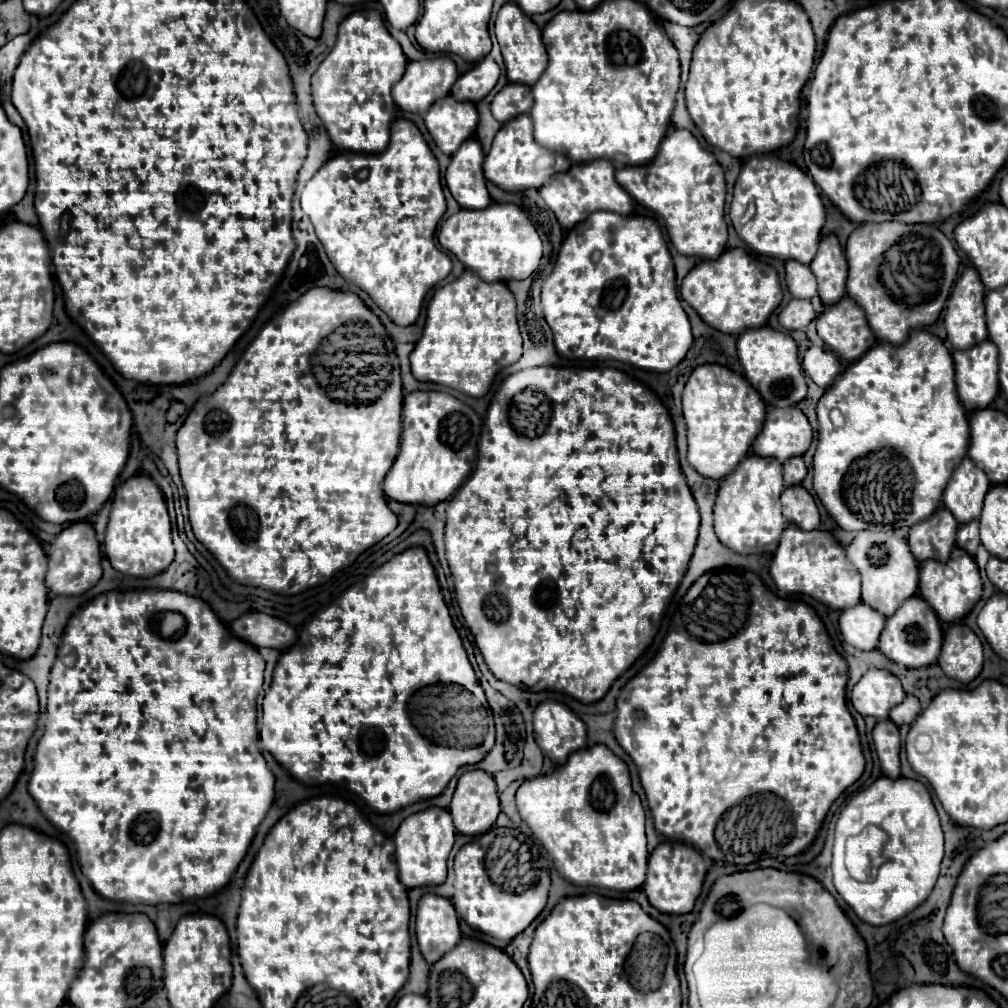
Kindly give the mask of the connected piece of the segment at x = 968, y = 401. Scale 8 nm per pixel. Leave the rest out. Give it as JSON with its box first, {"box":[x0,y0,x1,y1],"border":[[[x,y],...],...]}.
{"box":[953,340,997,408],"border":[[[985,340],[965,352],[953,352],[955,382],[965,408],[987,408],[997,392],[997,346]]]}

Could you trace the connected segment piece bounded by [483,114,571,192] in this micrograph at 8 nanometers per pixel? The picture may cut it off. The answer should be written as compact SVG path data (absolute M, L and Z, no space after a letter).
M521 114L501 126L501 130L497 132L493 140L491 152L485 156L485 164L483 164L485 178L507 192L523 192L527 188L541 188L545 180L549 180L553 174L567 172L569 168L571 168L571 162L565 160L565 156L557 156L555 152L541 148L533 140L533 122L527 114Z

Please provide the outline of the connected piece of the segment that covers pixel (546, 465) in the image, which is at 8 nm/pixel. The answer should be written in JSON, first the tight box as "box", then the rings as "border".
{"box":[445,366,700,702],"border":[[[541,366],[515,372],[505,378],[498,393],[505,400],[511,400],[515,394],[525,388],[543,392],[551,404],[551,424],[545,434],[539,438],[525,438],[511,426],[508,407],[500,406],[497,401],[488,408],[479,440],[477,468],[469,480],[455,492],[451,502],[447,502],[447,528],[445,528],[445,550],[447,562],[455,580],[455,596],[461,608],[461,614],[475,636],[475,642],[495,678],[527,686],[529,690],[561,690],[571,694],[581,702],[601,700],[611,684],[644,653],[657,634],[663,608],[671,594],[677,590],[683,574],[687,572],[689,560],[695,550],[697,532],[700,526],[700,514],[697,502],[685,482],[685,476],[679,466],[677,446],[675,446],[675,428],[667,408],[657,400],[653,390],[647,390],[637,380],[619,370],[601,372],[599,368],[561,368],[561,366]]]}

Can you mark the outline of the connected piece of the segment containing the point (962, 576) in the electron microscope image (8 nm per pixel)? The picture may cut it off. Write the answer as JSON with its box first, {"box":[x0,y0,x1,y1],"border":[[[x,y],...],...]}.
{"box":[919,548,983,622],"border":[[[953,548],[949,562],[941,564],[937,560],[925,560],[921,564],[921,580],[919,580],[919,594],[925,602],[929,602],[929,606],[937,612],[939,620],[943,622],[957,622],[963,616],[967,616],[971,612],[971,608],[979,602],[983,592],[981,586],[981,576],[979,576],[979,568],[973,560],[973,556],[969,556],[965,550],[961,548]]]}

